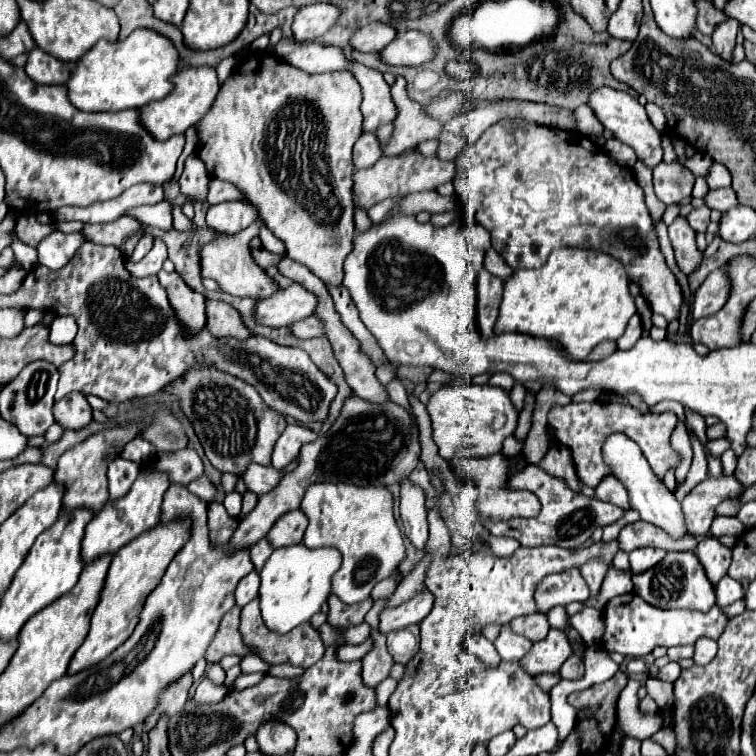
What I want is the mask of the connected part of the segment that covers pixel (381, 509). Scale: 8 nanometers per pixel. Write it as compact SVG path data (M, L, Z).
M313 484L305 492L301 510L309 518L309 526L303 534L303 544L307 548L331 546L343 554L343 566L331 582L331 594L335 594L345 604L357 604L367 600L373 586L385 578L393 578L407 556L401 530L397 528L397 522L393 518L393 496L383 486L359 488L355 484Z

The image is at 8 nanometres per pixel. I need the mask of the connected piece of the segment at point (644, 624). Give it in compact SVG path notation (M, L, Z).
M633 592L613 598L605 606L605 634L599 646L605 652L619 652L623 656L641 658L653 652L655 646L681 646L681 644L695 644L697 638L711 638L717 640L725 630L727 618L719 606L713 606L709 612L695 612L695 610L661 610L653 608Z

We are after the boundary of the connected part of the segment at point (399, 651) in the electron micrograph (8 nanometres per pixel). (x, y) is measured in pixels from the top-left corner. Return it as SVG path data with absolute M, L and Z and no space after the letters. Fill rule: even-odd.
M407 628L389 632L387 634L387 648L389 648L389 654L393 656L393 660L399 664L407 664L413 658L413 654L417 652L415 644L407 644Z

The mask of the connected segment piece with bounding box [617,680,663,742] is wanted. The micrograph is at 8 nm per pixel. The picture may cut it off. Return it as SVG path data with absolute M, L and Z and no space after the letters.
M629 680L625 690L621 692L617 702L617 726L623 738L635 736L635 740L643 742L663 726L663 718L659 714L643 714L639 710L639 686L641 682Z

